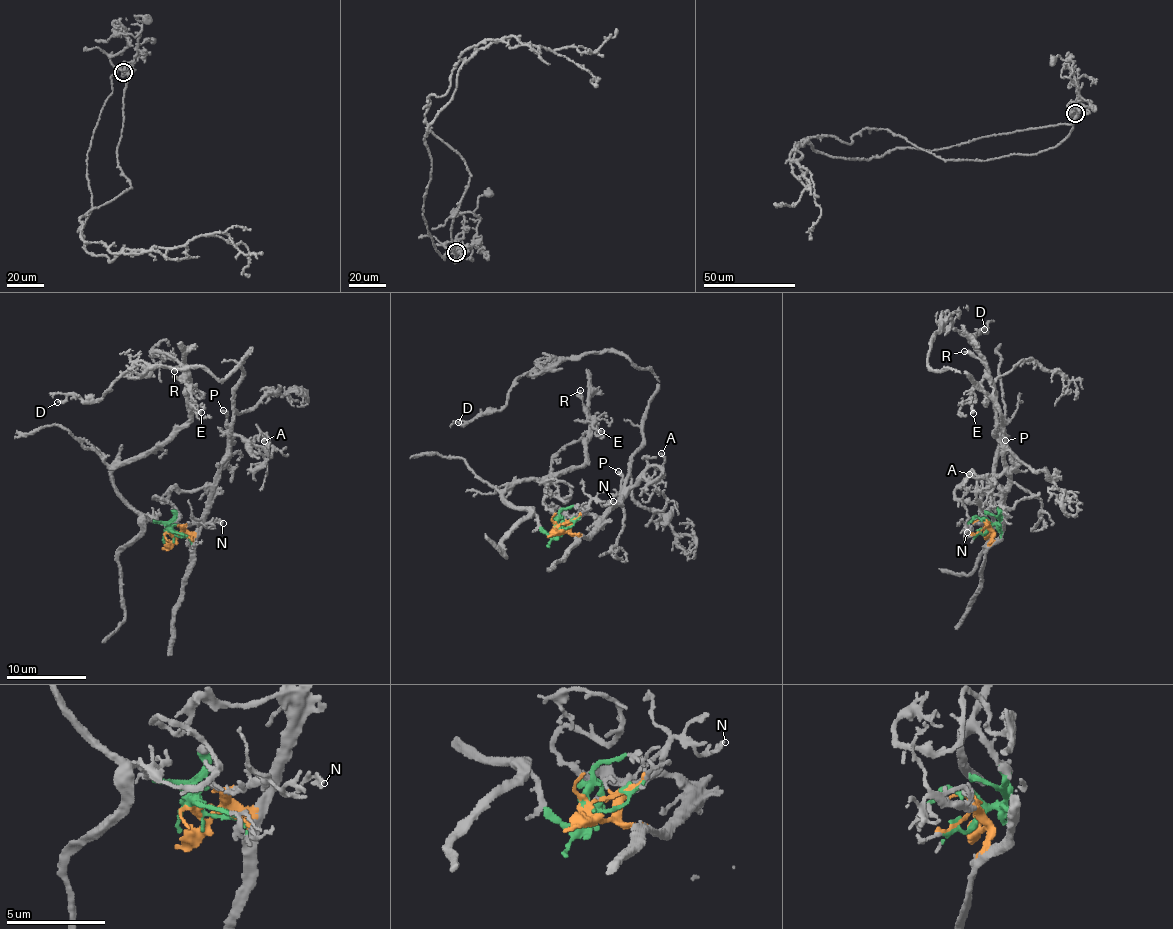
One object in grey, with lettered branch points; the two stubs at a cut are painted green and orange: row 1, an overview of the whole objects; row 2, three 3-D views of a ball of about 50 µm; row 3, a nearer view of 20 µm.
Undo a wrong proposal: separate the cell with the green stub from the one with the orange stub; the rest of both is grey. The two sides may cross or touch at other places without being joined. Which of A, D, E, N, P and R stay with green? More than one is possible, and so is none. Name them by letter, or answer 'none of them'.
E, R

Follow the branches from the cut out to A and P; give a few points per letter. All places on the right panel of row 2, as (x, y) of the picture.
A: (988, 524), (990, 539), (999, 536), (1007, 475), (992, 479), (992, 485), (968, 474)
P: (988, 524), (992, 540), (1001, 533), (1002, 491), (1007, 487), (1007, 463), (1011, 452), (1006, 440)

